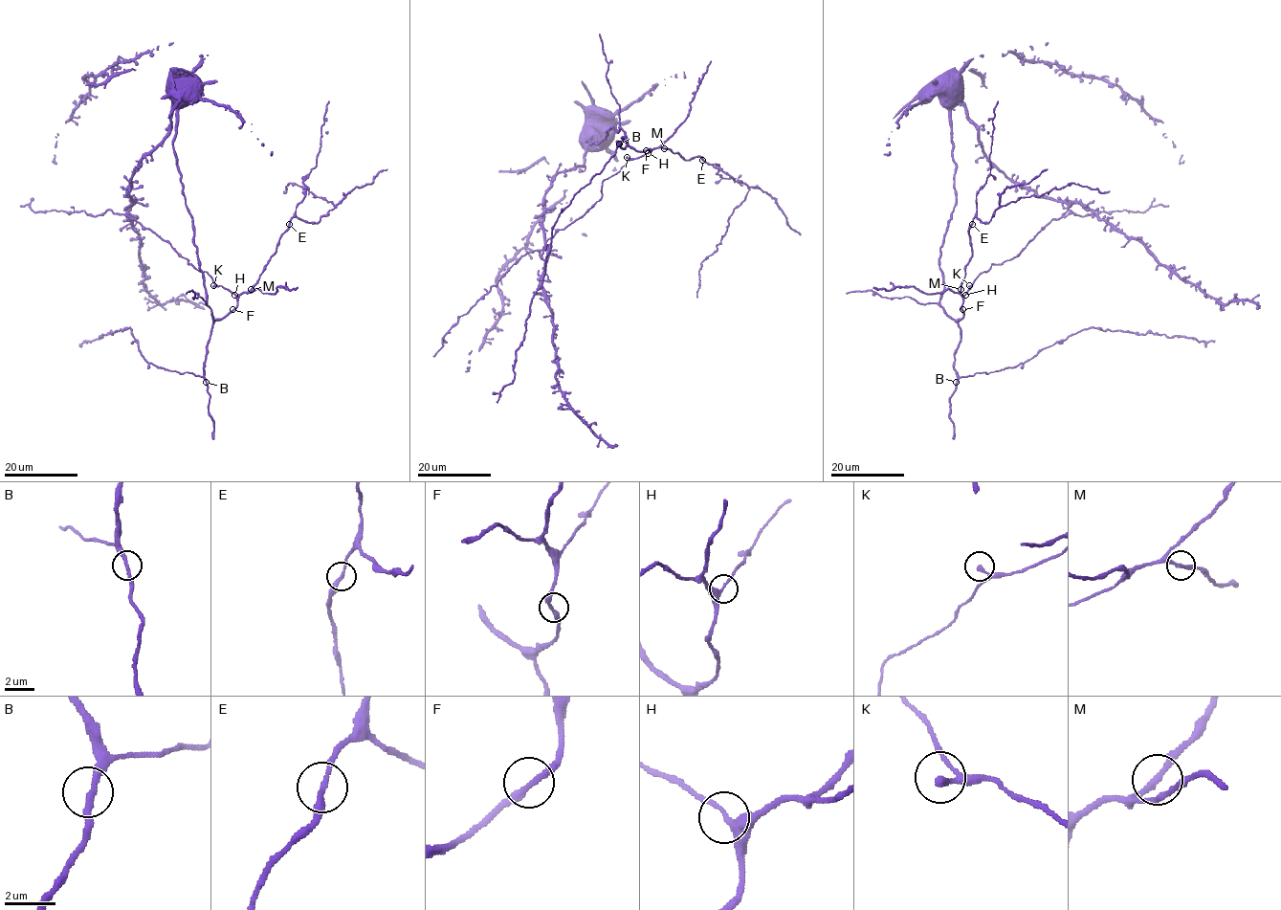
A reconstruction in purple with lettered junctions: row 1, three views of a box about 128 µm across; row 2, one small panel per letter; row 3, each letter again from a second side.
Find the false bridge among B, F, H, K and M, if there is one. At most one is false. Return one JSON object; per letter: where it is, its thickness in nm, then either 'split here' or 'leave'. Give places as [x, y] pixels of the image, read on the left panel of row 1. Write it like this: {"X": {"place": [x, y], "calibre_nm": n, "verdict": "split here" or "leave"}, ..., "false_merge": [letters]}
{"B": {"place": [206, 382], "calibre_nm": 240, "verdict": "leave"}, "F": {"place": [232, 309], "calibre_nm": 260, "verdict": "leave"}, "H": {"place": [234, 295], "calibre_nm": 280, "verdict": "leave"}, "K": {"place": [213, 285], "calibre_nm": 200, "verdict": "leave"}, "M": {"place": [251, 289], "calibre_nm": 240, "verdict": "leave"}, "false_merge": []}

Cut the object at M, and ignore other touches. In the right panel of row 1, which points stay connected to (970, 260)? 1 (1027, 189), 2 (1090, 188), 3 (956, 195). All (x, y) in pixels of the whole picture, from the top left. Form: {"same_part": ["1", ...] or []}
{"same_part": ["2"]}

